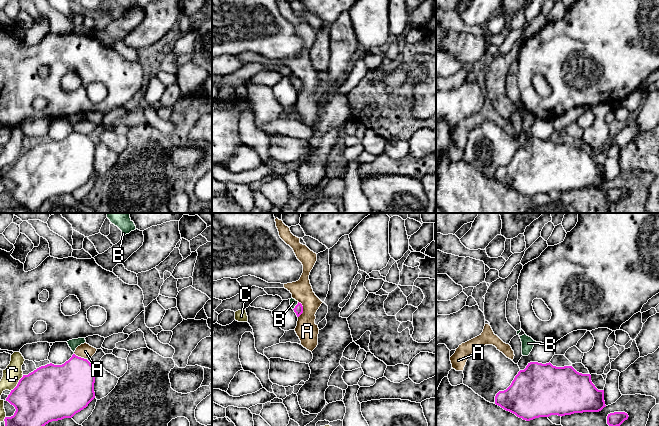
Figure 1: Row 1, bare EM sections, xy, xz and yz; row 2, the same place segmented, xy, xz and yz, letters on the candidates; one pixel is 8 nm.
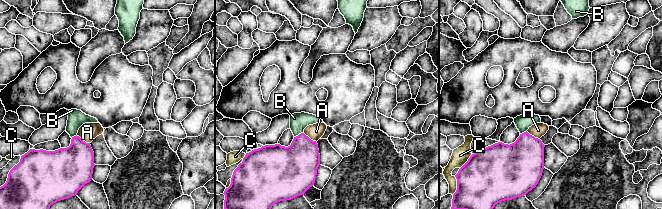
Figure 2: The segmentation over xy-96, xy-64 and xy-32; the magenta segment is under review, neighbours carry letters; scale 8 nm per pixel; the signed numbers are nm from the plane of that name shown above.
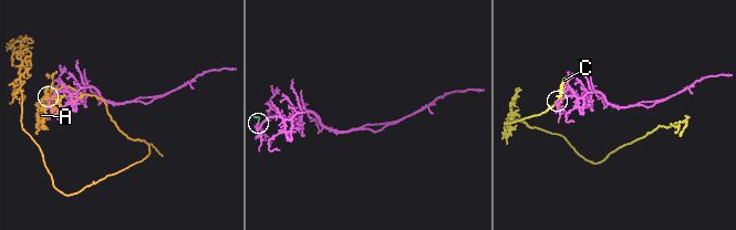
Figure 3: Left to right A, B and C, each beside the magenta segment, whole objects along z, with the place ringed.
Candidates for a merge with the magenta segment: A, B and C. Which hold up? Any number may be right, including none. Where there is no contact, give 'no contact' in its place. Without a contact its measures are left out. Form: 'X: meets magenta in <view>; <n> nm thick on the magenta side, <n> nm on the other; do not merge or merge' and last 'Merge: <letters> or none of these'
A: meets magenta in xz; 70 nm thick on the magenta side, 170 nm on the other; do not merge
B: meets magenta in xz; 70 nm thick on the magenta side, 60 nm on the other; merge
C: meets magenta in xy; 440 nm thick on the magenta side, 150 nm on the other; do not merge
Merge: B

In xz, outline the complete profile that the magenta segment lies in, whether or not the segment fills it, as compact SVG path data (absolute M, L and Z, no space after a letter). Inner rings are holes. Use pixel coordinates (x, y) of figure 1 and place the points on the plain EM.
M293 74L290 75L290 82L294 86L294 88L296 89L297 93L299 93L303 89L302 80Z

